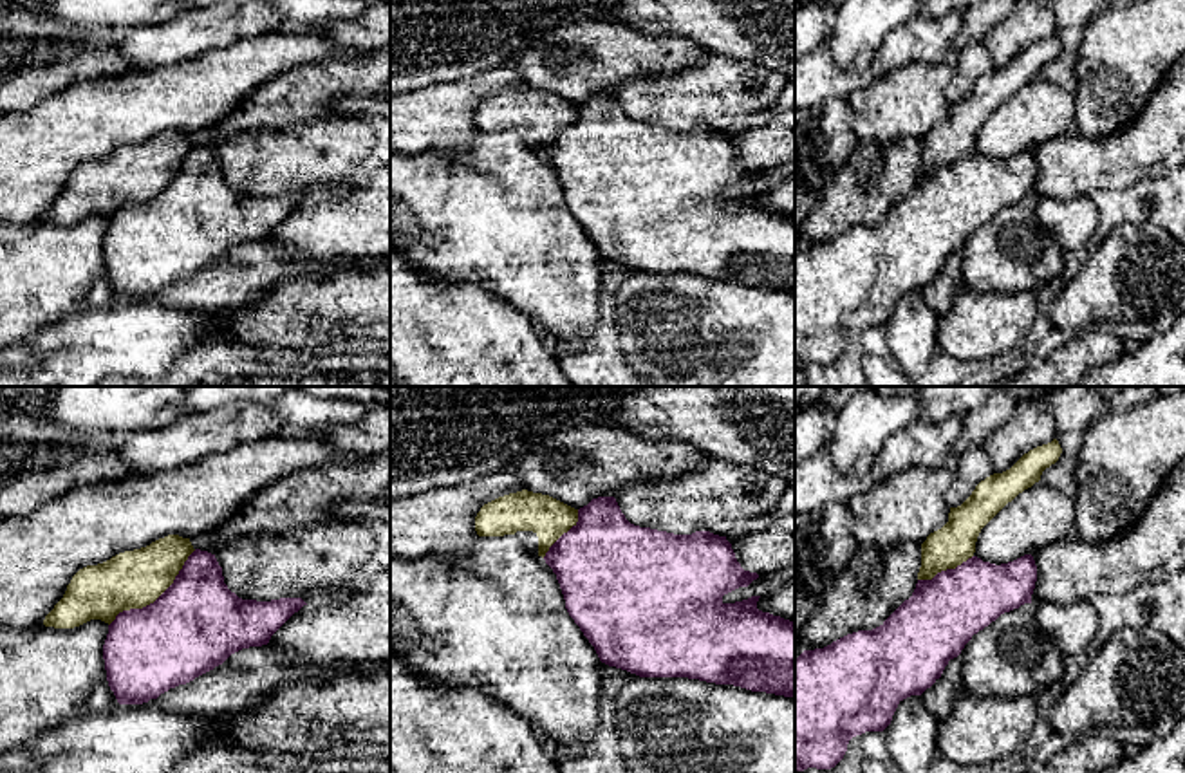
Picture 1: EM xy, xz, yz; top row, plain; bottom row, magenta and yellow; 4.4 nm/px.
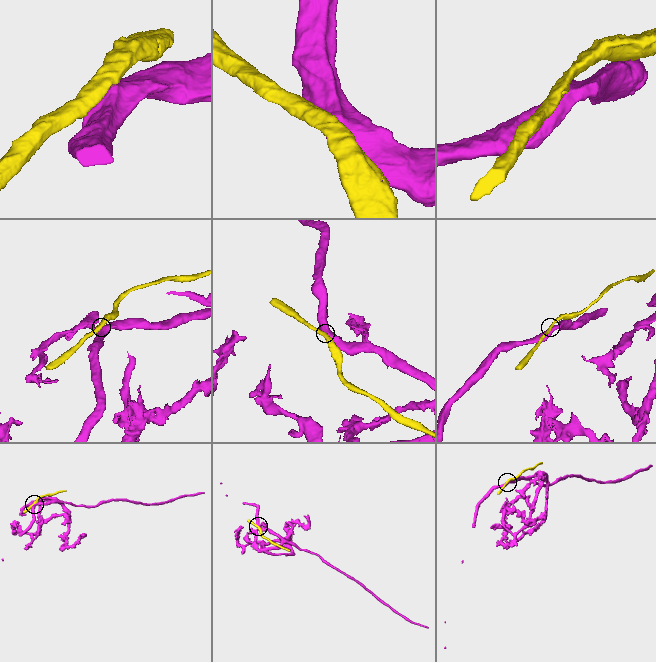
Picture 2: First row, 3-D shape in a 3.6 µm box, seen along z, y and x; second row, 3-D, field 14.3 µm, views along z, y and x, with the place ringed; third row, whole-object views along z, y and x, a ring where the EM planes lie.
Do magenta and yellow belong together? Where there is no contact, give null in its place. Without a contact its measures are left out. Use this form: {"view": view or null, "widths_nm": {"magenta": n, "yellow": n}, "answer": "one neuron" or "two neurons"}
{"view": "xy", "widths_nm": {"magenta": 400, "yellow": 260}, "answer": "two neurons"}

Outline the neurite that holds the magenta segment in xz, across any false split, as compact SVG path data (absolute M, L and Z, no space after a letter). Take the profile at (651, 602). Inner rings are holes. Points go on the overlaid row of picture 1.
M614 497L592 498L578 522L546 553L565 609L602 663L639 677L688 677L795 699L795 623L757 609L760 596L724 603L723 596L759 578L744 571L726 536L710 531L674 535L630 524Z

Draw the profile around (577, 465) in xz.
M585 423L556 432L537 450L520 455L511 470L518 475L524 489L549 495L580 509L592 498L616 497L625 486L679 477L704 459L706 455L699 448L679 439L656 441L612 424Z

